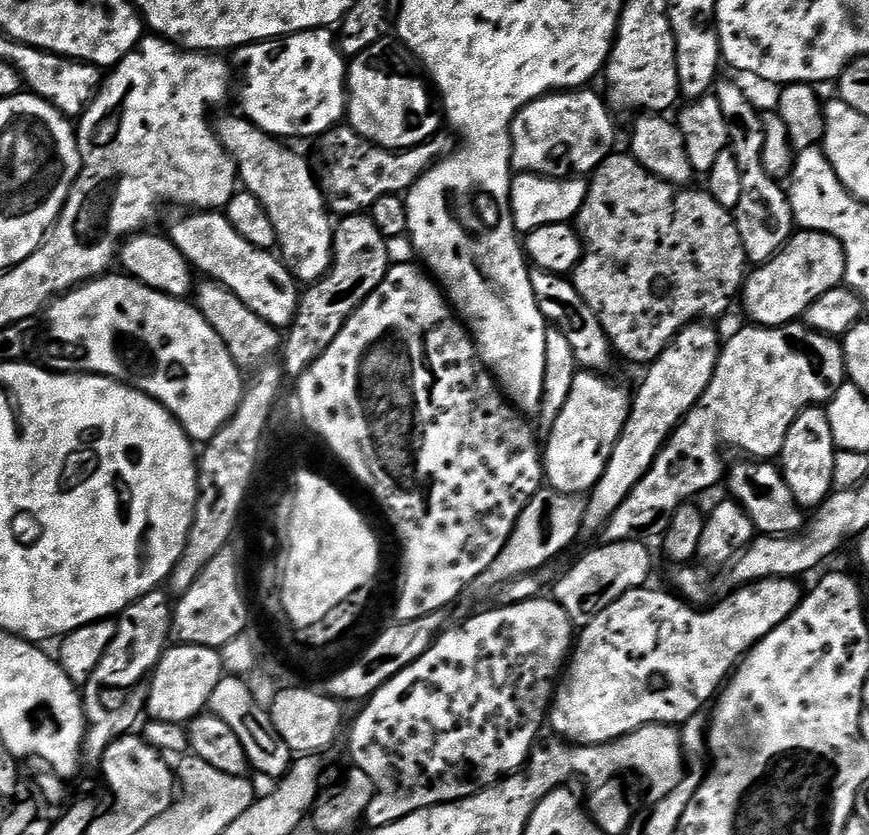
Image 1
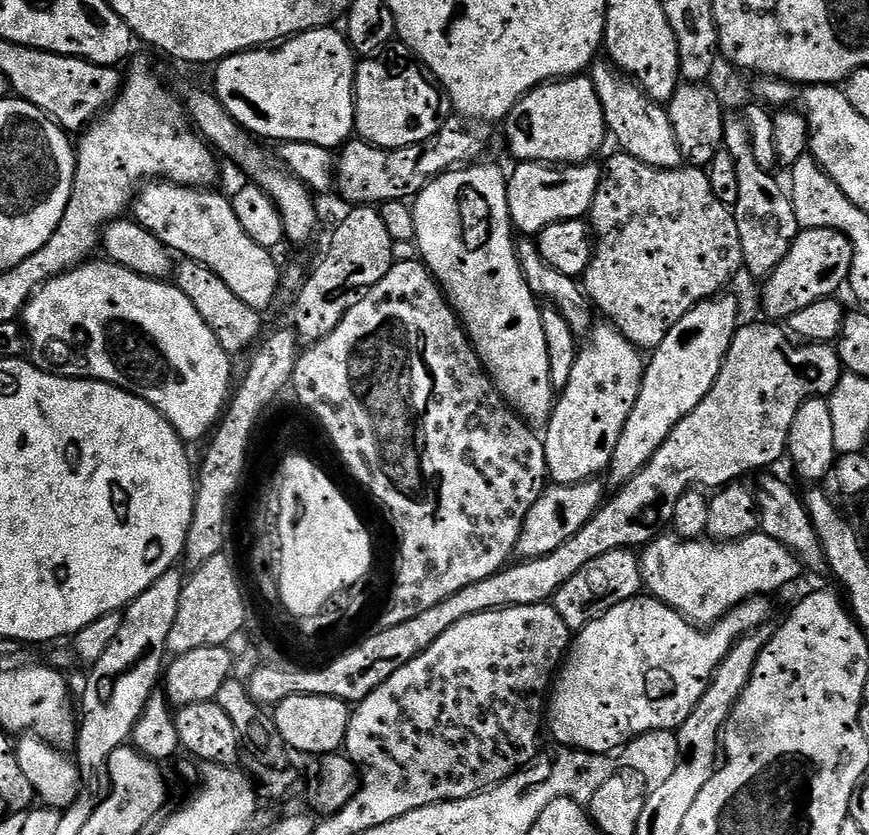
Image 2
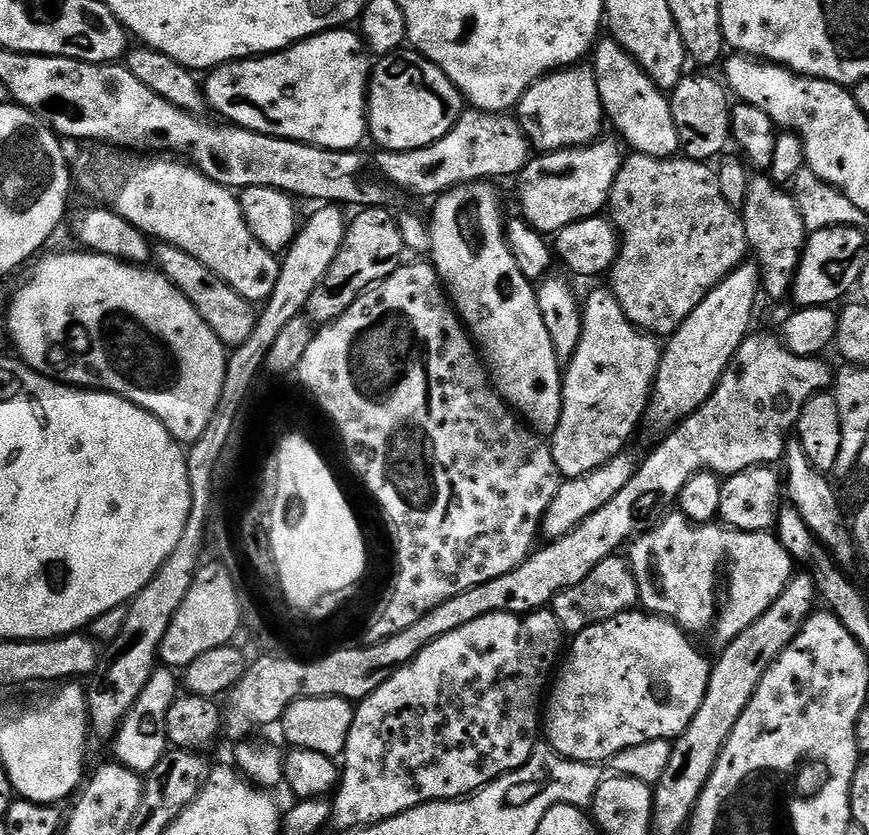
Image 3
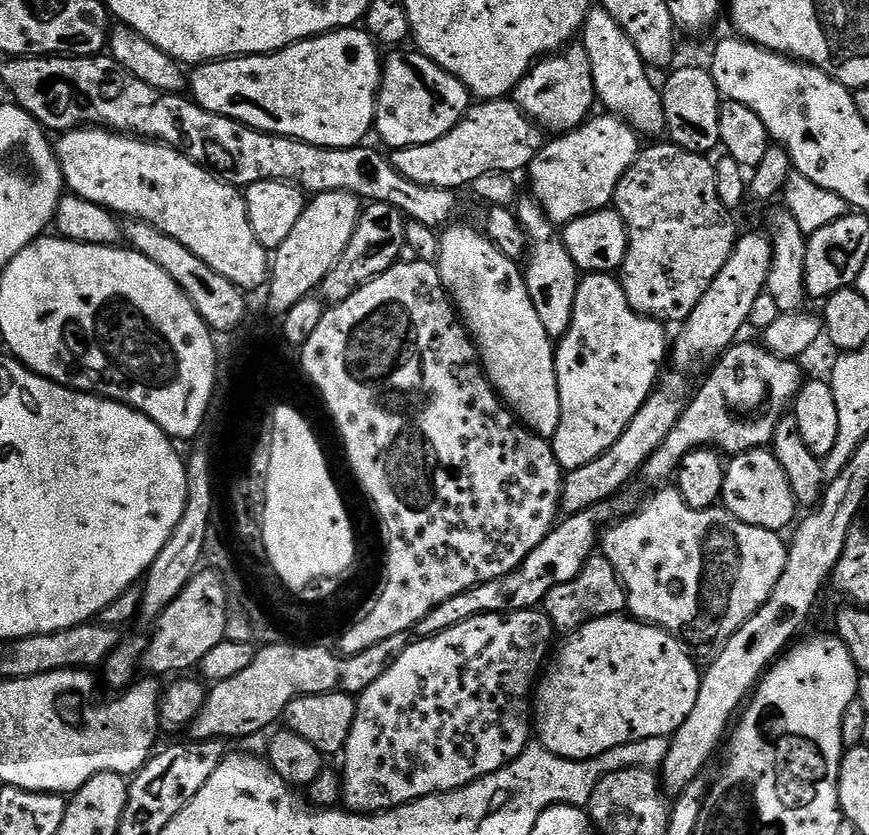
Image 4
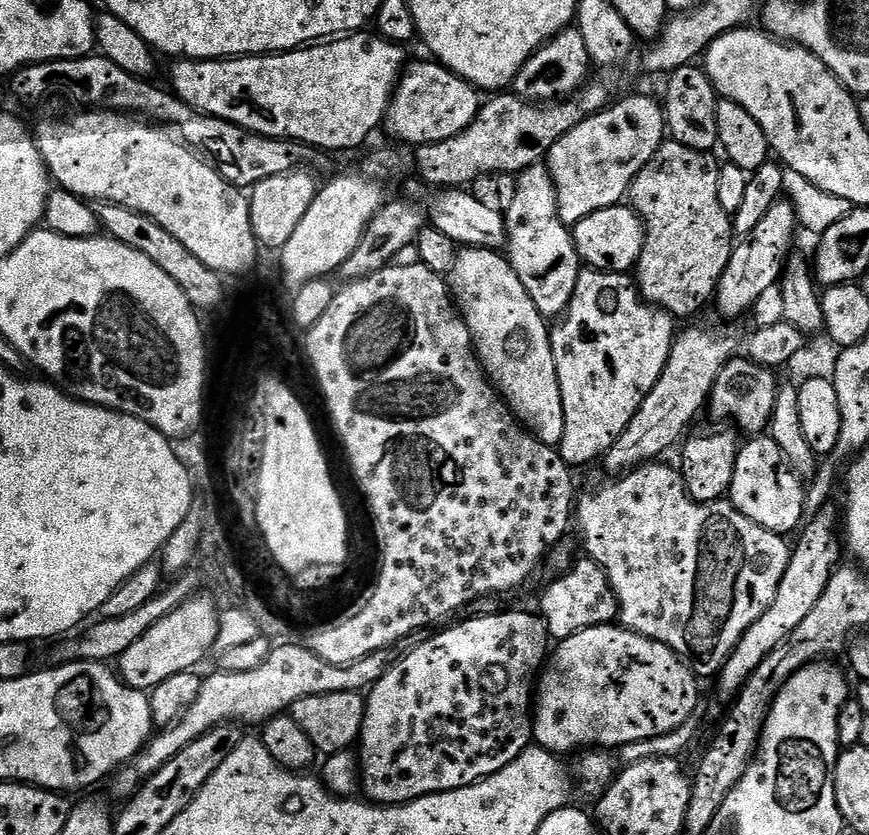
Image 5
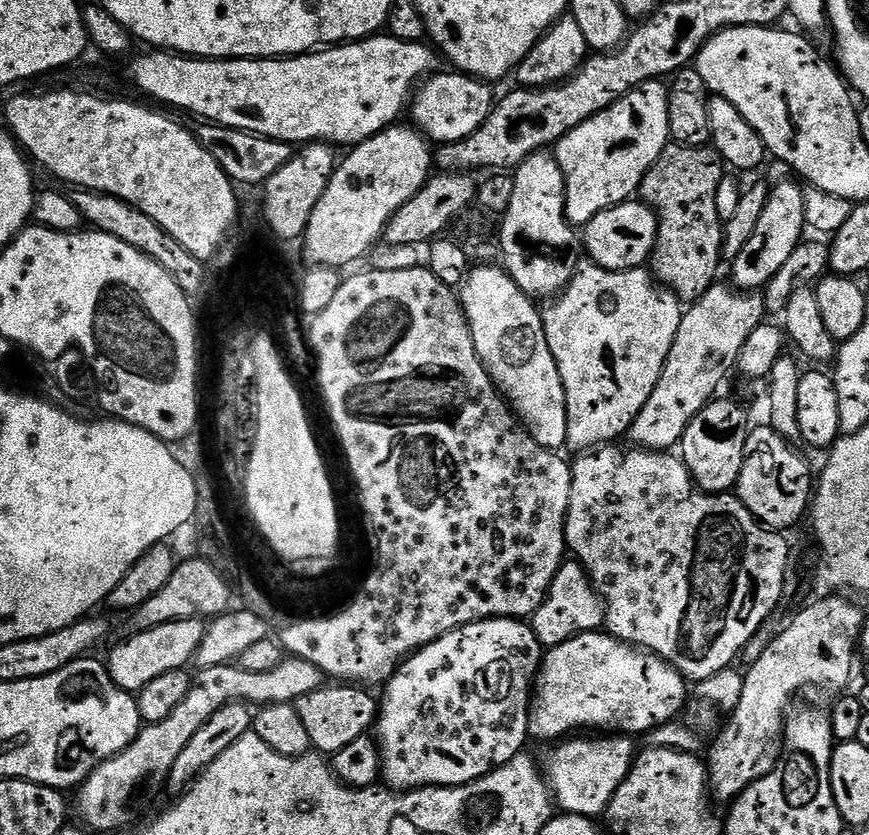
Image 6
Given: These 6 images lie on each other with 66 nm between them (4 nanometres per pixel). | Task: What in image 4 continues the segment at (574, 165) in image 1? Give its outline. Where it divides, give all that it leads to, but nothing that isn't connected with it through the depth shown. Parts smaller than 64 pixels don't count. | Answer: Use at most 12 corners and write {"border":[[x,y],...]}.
{"border":[[583,43],[533,64],[514,99],[549,133],[598,104]]}

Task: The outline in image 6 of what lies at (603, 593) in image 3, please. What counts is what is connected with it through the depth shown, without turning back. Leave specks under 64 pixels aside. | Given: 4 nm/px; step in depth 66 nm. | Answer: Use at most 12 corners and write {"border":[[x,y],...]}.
{"border":[[568,558],[530,618],[541,649],[601,631],[608,609]]}

